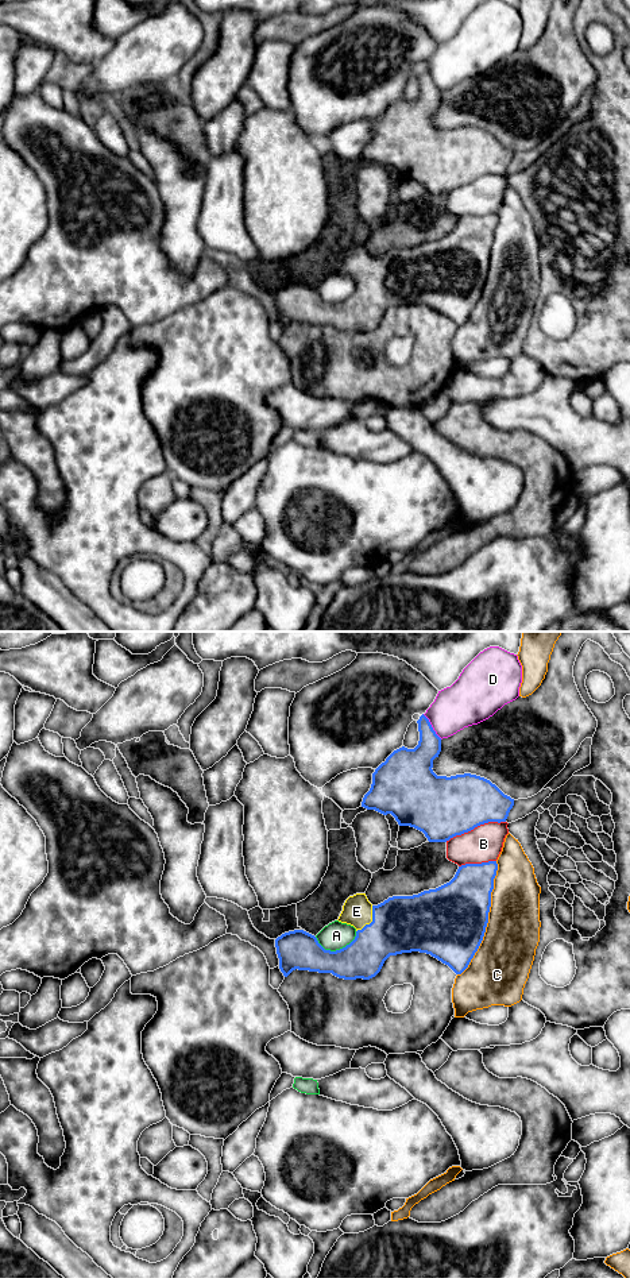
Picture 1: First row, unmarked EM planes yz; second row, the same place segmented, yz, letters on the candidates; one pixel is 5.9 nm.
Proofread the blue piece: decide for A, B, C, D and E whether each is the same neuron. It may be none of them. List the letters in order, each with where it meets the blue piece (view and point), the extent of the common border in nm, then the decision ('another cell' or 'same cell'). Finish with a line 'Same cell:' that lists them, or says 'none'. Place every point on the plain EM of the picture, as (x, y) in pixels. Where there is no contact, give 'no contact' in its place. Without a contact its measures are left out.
A: meets blue in yz at (336, 302); contact 260 nm long; another cell
B: meets blue in yz at (475, 178); contact 380 nm long; another cell
C: meets blue in yz at (487, 271); contact 700 nm long; another cell
D: meets blue in yz at (431, 78); contact 190 nm long; another cell
E: meets blue in yz at (373, 273); contact 190 nm long; same cell
Same cell: E

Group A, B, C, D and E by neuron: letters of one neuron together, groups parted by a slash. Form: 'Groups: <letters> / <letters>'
Groups: A / B / C / D / E

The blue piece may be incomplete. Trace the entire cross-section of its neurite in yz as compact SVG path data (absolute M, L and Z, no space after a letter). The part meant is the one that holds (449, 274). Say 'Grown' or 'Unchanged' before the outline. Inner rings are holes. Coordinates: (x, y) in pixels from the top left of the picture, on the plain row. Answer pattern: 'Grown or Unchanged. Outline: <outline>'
Grown. Outline: M496 213L465 216L459 219L449 235L436 242L413 248L393 248L378 258L372 258L366 246L349 248L337 273L356 281L355 291L345 300L331 304L304 282L285 285L275 291L279 321L285 329L298 321L332 325L344 332L370 332L380 324L390 308L420 304L461 327L483 293L496 223Z

